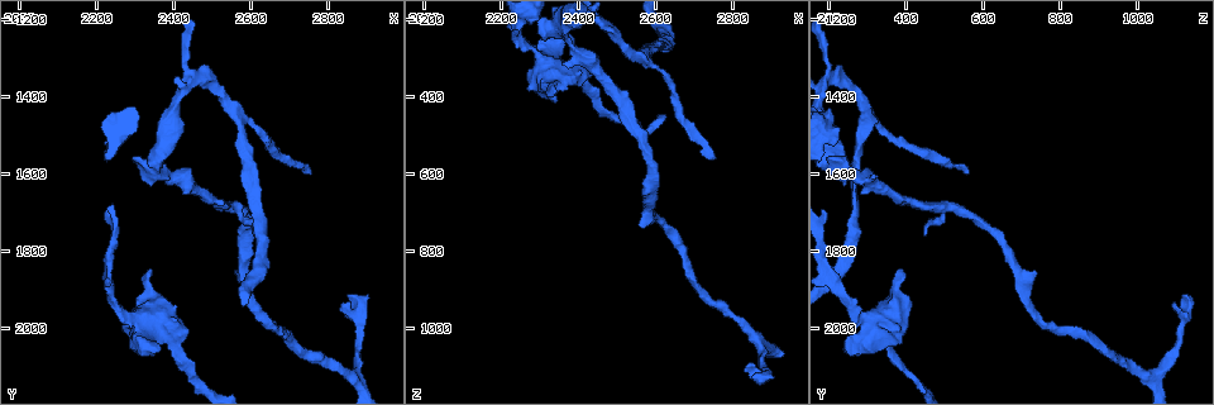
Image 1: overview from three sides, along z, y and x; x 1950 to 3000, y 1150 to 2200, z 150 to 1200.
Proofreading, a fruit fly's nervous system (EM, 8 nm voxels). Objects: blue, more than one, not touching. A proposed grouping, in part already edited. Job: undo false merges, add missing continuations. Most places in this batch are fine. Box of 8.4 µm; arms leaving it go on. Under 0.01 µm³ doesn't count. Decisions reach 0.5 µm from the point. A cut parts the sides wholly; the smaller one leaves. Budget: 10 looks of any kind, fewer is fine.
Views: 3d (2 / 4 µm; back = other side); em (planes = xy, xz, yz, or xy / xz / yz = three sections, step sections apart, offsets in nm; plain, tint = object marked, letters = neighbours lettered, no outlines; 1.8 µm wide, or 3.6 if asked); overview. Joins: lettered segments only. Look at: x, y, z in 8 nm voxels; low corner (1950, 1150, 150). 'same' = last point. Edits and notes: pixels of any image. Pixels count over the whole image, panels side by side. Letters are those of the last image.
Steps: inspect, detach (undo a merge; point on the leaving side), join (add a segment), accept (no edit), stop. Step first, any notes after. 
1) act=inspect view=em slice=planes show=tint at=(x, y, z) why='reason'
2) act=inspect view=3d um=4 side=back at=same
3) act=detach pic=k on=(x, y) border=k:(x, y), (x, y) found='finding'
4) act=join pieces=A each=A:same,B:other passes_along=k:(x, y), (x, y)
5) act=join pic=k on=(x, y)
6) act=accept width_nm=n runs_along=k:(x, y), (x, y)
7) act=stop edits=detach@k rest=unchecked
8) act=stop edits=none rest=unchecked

act=inspect view=3d um=4 at=(2860, 2130, 1025) why='arms part here'

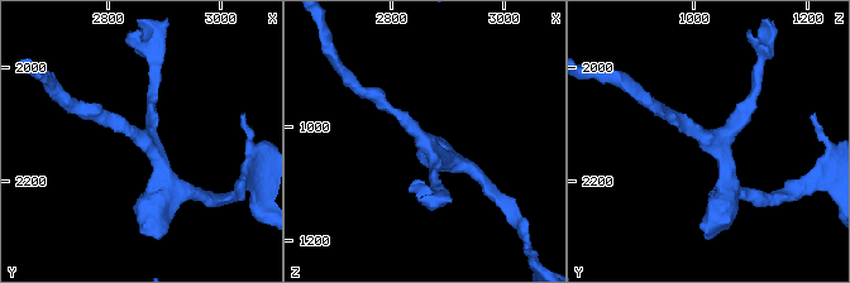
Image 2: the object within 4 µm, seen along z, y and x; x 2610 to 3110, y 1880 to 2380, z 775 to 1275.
act=inspect view=em slice=planes show=letters at=(2860, 2125, 1025) arms=3 arm_widths_nm=160,170,220 why='now the EM'

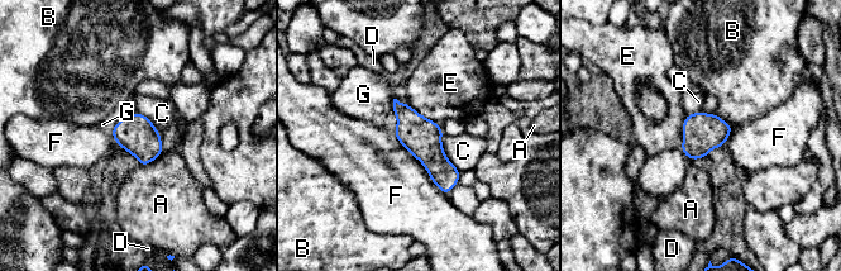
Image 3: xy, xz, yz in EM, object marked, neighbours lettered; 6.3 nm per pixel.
act=accept each=A:other,B:other,C:other,D:other,E:other,F:other,G:other border=3:(407, 103), (441, 129) found='one neuron here'

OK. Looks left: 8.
act=inspect view=em slice=planes show=letters at=(2750, 1600, 565) why='branch stops here'

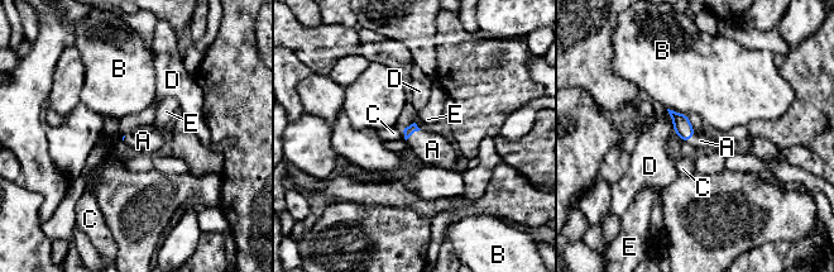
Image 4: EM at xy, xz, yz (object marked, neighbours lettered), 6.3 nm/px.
act=join pieces=A each=A:same,B:other,C:other,D:other,E:other passes_along=4:(408, 130), (412, 133), (432, 149) found='the neuron continues'

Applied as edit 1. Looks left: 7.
act=inspect view=overview

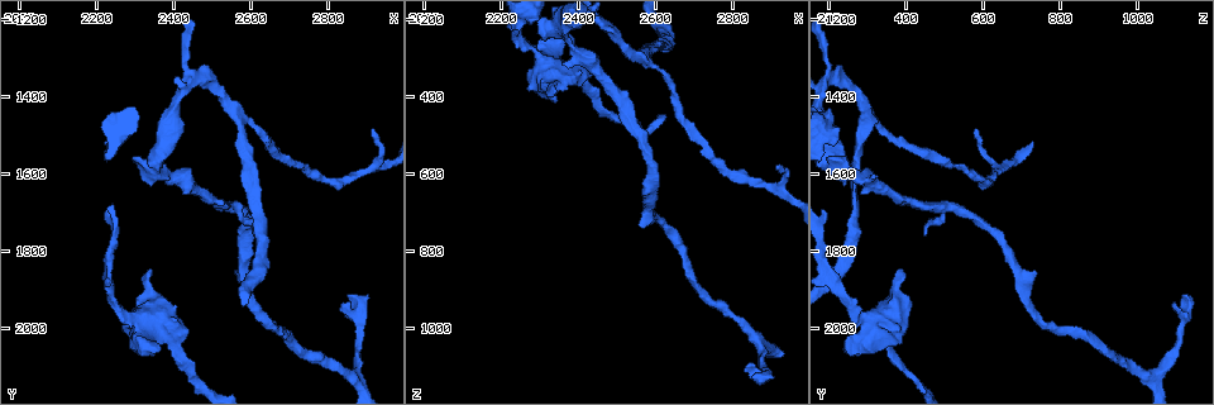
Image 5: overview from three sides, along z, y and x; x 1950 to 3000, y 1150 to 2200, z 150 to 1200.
act=inspect view=em slice=planes show=tint at=(2365, 2055, 250) why='stops while still wide'

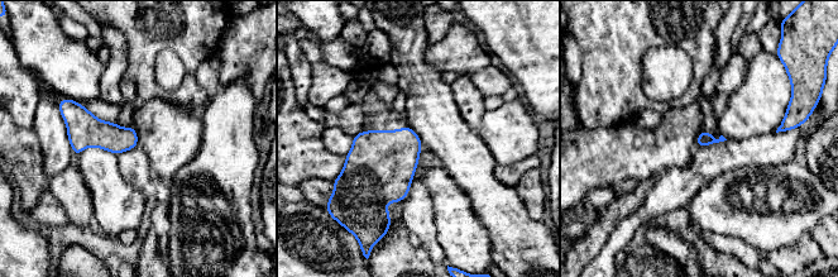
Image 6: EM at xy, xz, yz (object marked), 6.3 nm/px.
act=inspect view=em slice=planes show=letters at=same why='what lies round it'

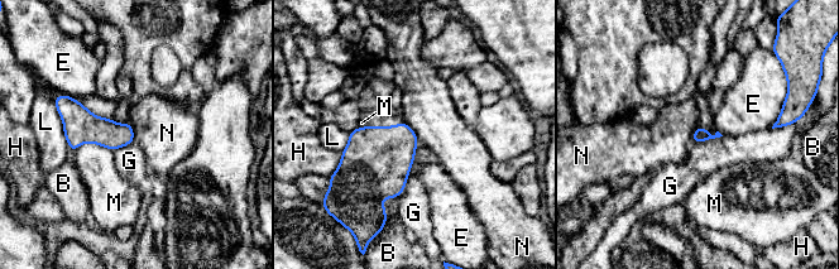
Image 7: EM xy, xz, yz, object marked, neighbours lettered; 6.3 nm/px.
act=accept longest_contact=L:340nm each=B:other,E:other,G:other,H:other,L:other,M:other,N:other border=7:(403, 121), (415, 133), (418, 142) found='none of them fits'

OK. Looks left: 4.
act=inspect view=em slice=planes show=letters at=(2350, 1855, 390) why='an open end'

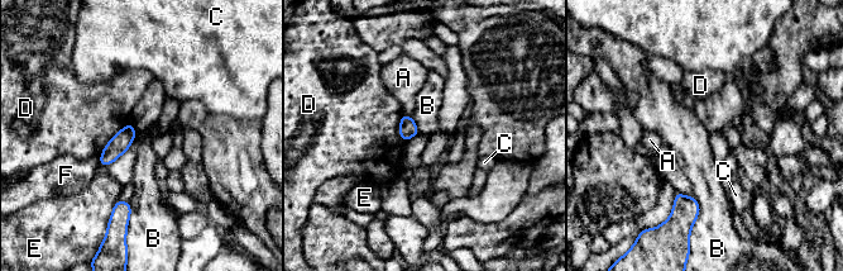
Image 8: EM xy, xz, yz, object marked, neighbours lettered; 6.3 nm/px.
act=accept width_nm=120 each=A:other,B:other,C:other,D:other,E:other,F:other border=8:(693, 196), (699, 205), (695, 220) found='none of them fits'

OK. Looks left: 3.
act=stop edits=join@4 rest=unchecked

